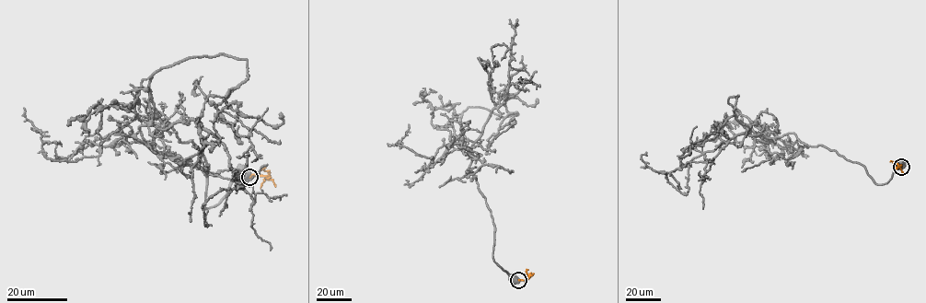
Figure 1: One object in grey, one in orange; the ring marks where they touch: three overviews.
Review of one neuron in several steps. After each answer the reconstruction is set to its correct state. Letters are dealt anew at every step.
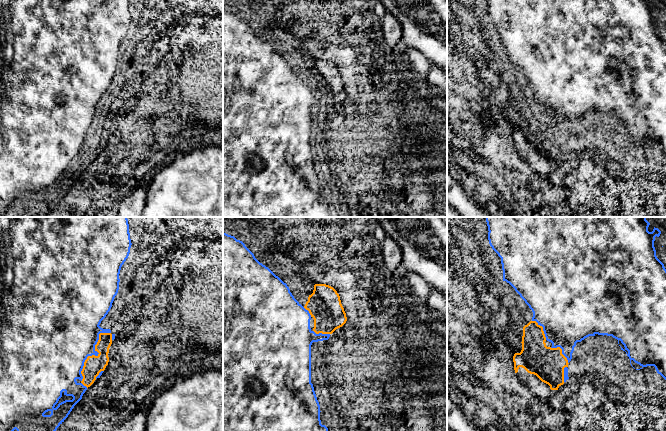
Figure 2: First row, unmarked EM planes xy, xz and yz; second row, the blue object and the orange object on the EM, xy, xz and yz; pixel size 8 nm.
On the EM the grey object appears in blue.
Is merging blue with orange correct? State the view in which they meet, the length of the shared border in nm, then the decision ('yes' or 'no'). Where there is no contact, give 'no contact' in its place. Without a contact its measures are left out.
meets blue in xy; contact 480 nm long; no

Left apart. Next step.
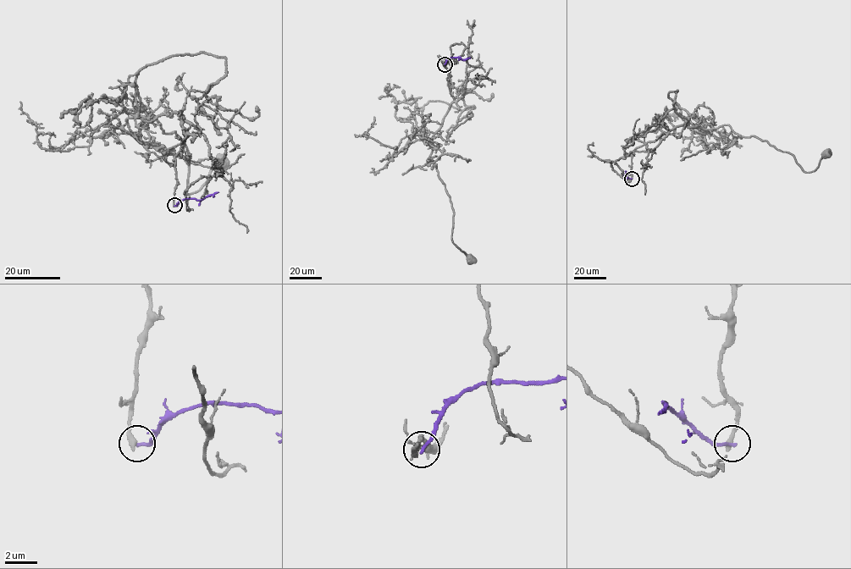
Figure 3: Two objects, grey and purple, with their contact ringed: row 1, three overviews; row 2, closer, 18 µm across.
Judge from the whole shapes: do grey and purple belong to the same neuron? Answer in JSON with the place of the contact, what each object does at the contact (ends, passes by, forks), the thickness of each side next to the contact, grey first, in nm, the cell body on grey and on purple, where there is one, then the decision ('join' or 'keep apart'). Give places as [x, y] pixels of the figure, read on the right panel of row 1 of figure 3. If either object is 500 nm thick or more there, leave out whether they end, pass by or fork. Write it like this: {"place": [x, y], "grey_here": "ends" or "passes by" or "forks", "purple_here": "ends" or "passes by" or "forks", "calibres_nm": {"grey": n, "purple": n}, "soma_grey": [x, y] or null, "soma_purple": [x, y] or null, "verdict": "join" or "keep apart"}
{"place": [632, 179], "grey_here": "ends", "purple_here": "ends", "calibres_nm": {"grey": 360, "purple": 200}, "soma_grey": [826, 153], "soma_purple": null, "verdict": "keep apart"}

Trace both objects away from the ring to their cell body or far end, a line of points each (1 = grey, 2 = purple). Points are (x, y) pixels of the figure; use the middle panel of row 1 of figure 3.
1: (444, 64), (454, 101), (430, 142), (429, 158), (436, 167), (453, 209), (452, 241), (472, 259)
2: (444, 64), (450, 58), (470, 58)

